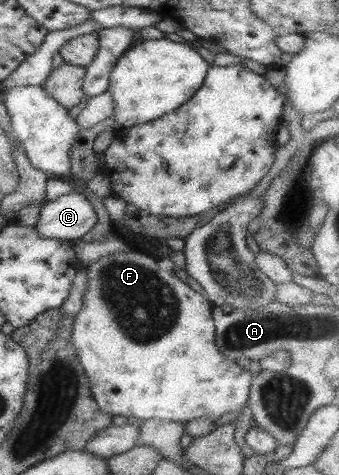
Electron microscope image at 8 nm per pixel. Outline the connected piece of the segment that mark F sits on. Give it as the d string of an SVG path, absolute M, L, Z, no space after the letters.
M128 251L116 252L102 256L95 262L86 267L87 271L87 288L83 297L83 304L80 311L73 316L73 327L71 342L78 356L81 358L85 376L87 377L90 393L96 405L106 413L112 415L122 415L122 417L136 417L140 420L158 418L168 421L187 422L197 417L220 418L223 413L236 413L242 409L249 396L249 387L253 378L247 370L236 366L235 361L222 356L217 350L214 342L214 324L211 309L214 306L208 299L201 294L194 292L186 282L182 282L173 273L163 271L158 268L156 261L140 252L132 253Z

